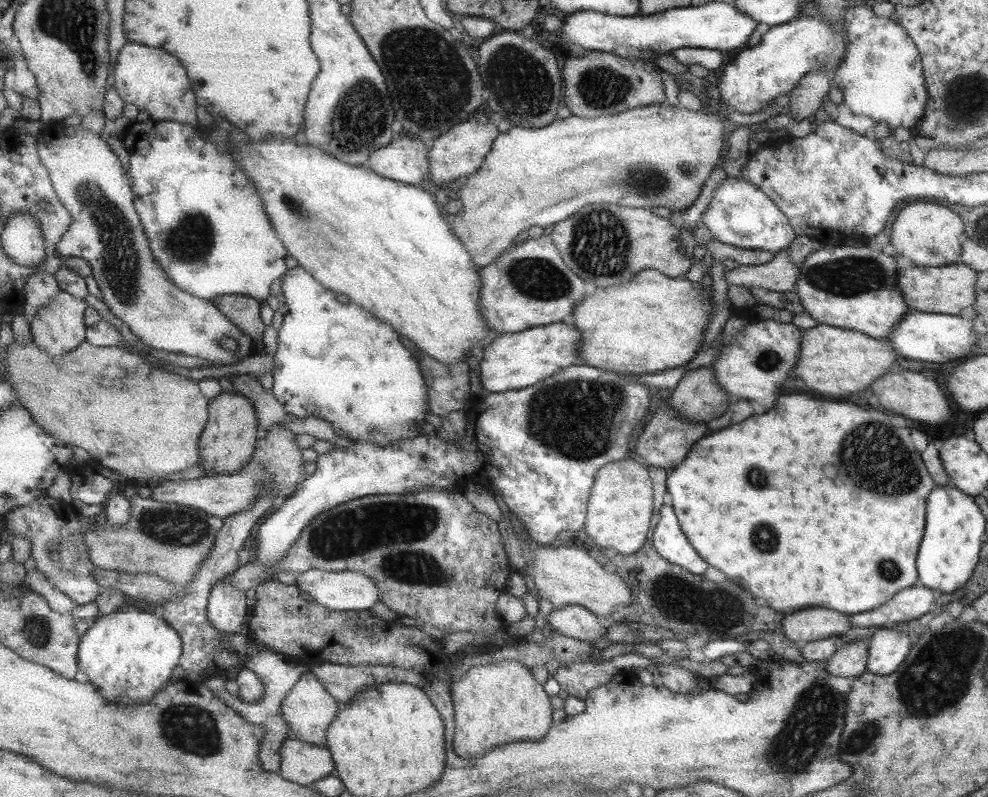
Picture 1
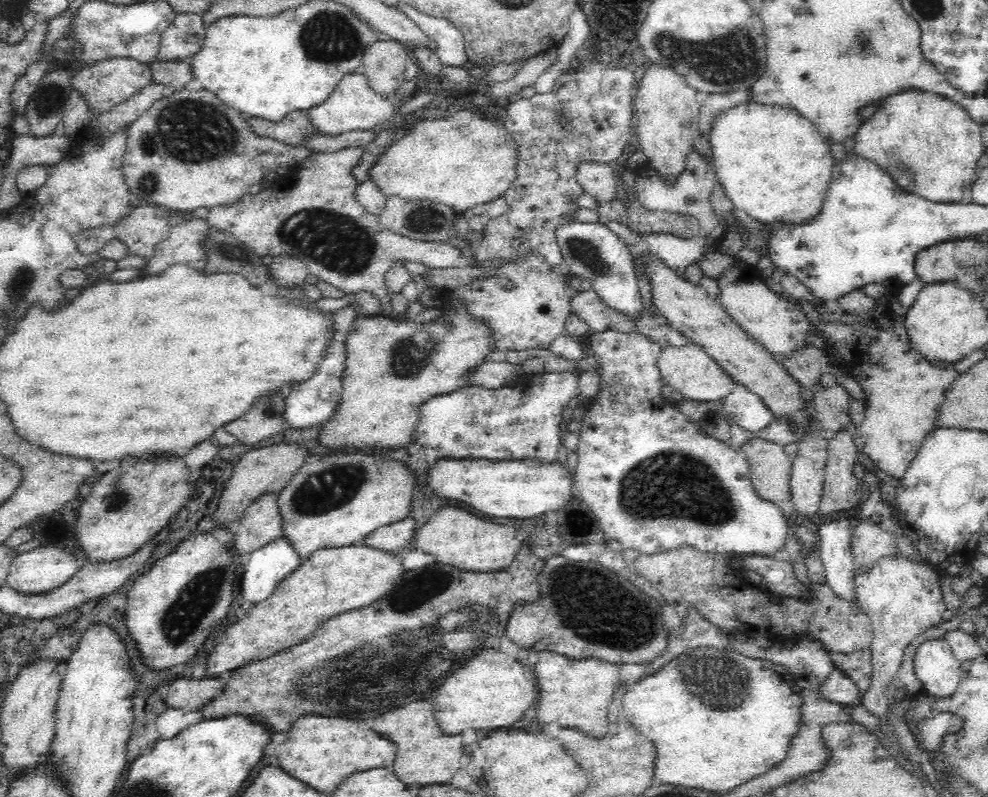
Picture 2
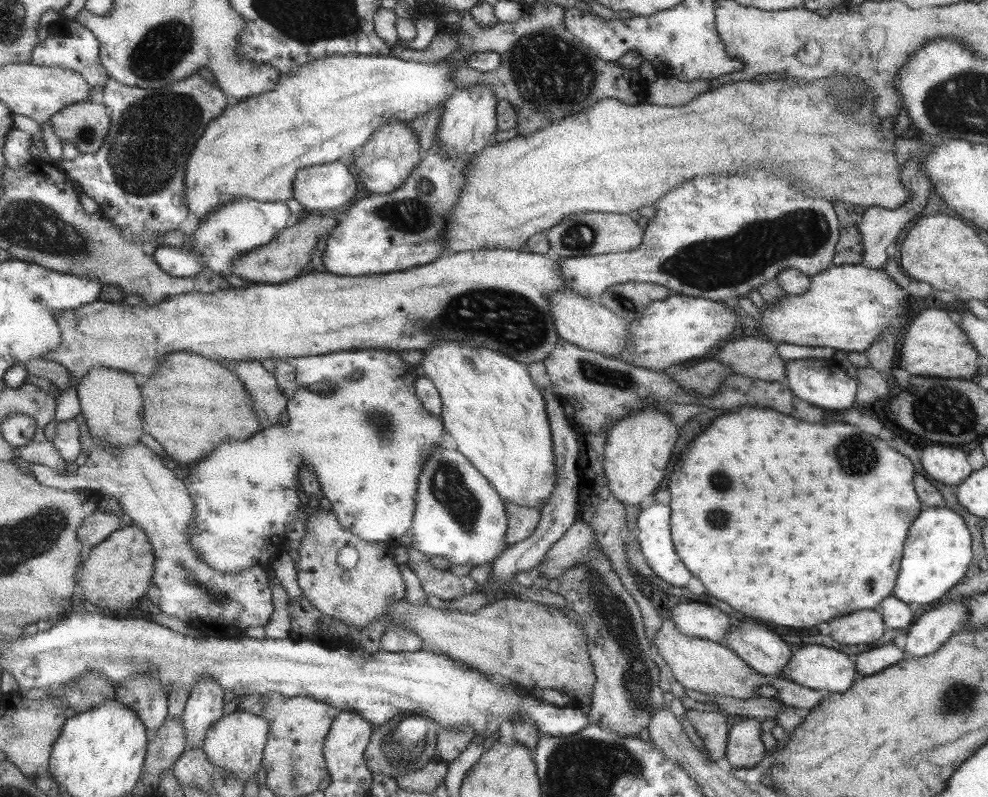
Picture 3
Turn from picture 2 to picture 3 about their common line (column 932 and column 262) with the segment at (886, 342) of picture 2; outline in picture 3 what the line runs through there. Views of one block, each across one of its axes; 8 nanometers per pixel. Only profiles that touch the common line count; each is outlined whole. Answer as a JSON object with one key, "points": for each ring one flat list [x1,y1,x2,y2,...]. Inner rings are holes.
{"points":[[233,362,229,368,247,382,247,390,251,390,251,396,255,398,255,410,259,410,261,430,277,426,279,414,289,406,289,398,279,386,279,378,267,372,261,362]]}

